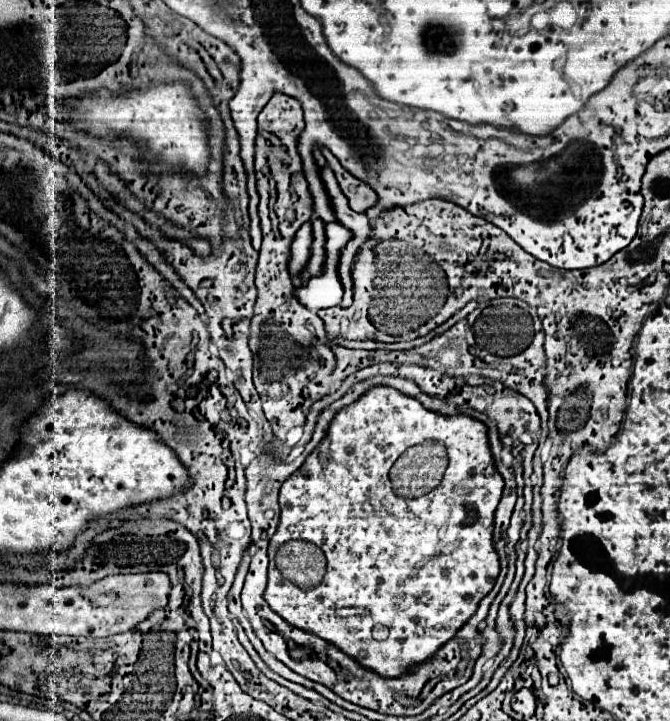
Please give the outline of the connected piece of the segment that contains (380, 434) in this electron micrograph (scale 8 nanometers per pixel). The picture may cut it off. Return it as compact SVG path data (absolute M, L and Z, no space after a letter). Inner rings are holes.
M376 385L334 415L330 423L328 453L320 457L318 451L312 451L302 467L284 481L280 489L280 523L268 547L270 567L264 599L270 609L292 627L314 633L332 643L358 665L382 677L396 679L406 675L418 665L430 661L438 649L466 625L466 619L474 615L478 603L492 591L500 573L492 533L494 511L502 497L502 489L504 479L494 465L488 427L482 421L470 415L442 415L430 411L418 399L404 395L398 389ZM426 439L442 441L448 449L450 463L442 483L424 497L412 501L396 497L394 491L386 491L388 469L398 455ZM298 537L308 539L326 553L326 575L314 589L300 589L274 571L274 555L278 547L288 539ZM348 609L362 609L364 613L348 617L348 613L344 613Z

